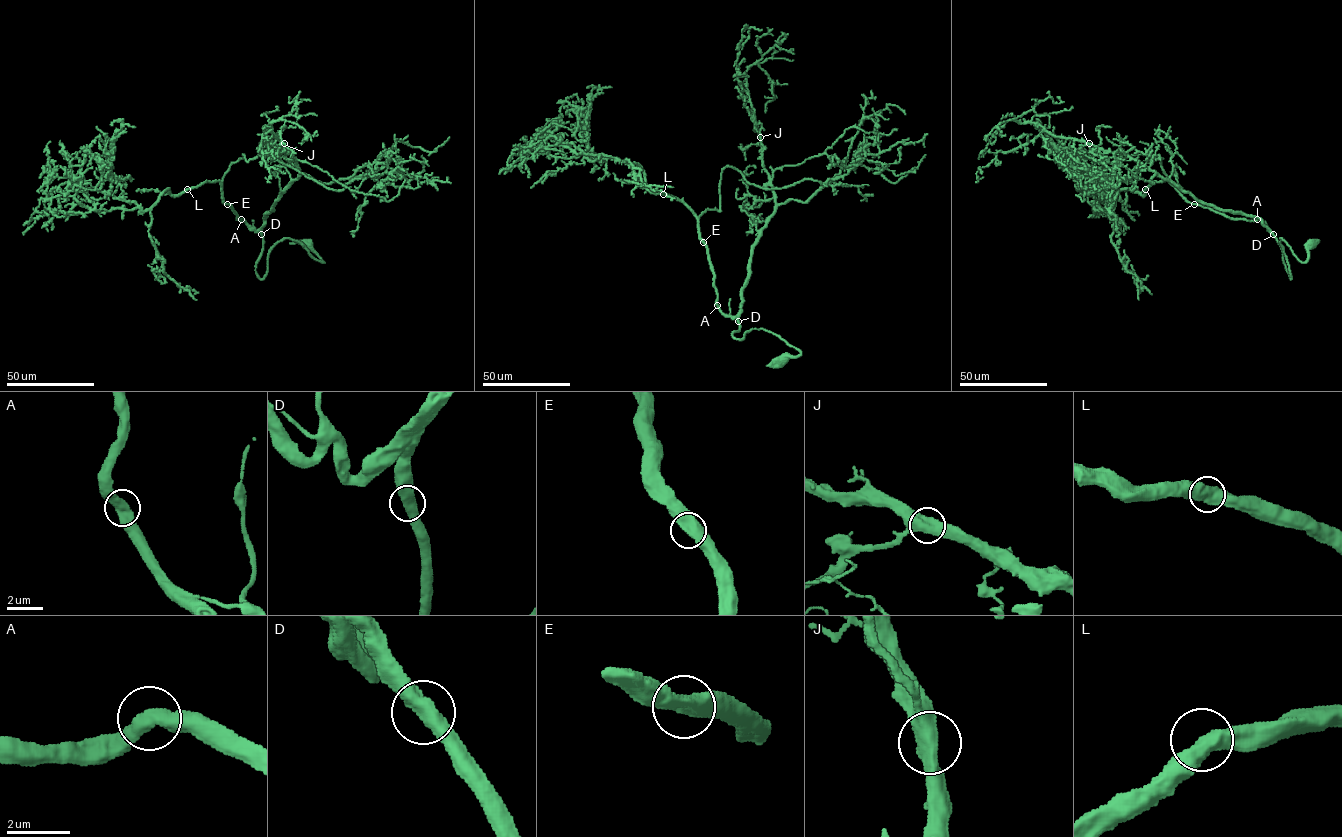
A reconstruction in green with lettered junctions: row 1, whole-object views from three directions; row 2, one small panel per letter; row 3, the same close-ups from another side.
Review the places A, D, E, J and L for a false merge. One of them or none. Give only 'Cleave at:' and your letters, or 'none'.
Cleave at: none

